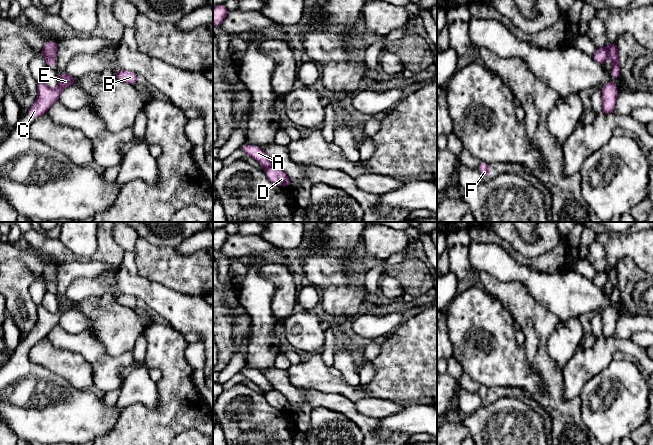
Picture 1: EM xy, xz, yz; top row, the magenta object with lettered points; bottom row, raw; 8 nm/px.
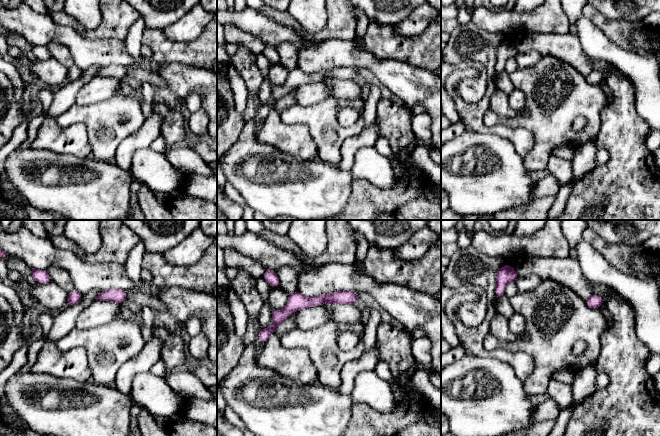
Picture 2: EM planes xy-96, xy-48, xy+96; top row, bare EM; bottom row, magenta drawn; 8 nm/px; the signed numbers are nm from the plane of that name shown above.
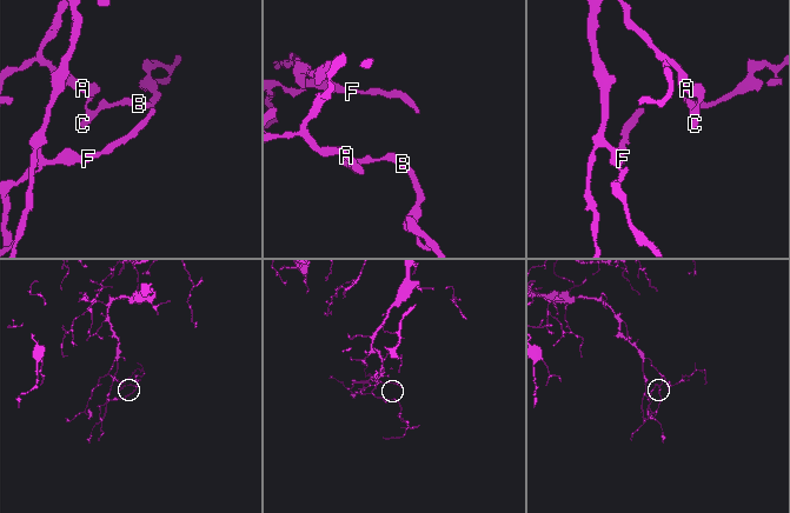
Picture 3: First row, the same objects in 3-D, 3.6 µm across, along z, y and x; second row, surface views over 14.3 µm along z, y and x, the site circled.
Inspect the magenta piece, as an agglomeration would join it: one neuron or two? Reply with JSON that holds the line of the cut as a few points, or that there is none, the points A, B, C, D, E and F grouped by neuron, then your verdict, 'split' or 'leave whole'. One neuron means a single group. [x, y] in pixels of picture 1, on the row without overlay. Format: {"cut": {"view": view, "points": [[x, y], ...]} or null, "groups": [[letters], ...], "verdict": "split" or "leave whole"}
{"cut": {"view": "xy", "points": [[41, 275], [45, 281], [53, 283]]}, "groups": [["A", "F"], ["B", "C", "D", "E"]], "verdict": "split"}

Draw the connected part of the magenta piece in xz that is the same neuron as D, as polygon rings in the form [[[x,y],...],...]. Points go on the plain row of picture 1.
[[[271,390],[265,393],[266,402],[273,408],[283,411],[289,411],[290,404],[287,398],[278,390]]]

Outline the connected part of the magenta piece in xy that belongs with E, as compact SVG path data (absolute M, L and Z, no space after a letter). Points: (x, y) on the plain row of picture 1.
M63 296L59 301L59 308L56 313L51 313L46 310L42 305L36 307L38 320L36 325L28 334L33 344L37 343L41 339L45 338L51 329L58 325L62 314L66 311L73 310L76 302Z

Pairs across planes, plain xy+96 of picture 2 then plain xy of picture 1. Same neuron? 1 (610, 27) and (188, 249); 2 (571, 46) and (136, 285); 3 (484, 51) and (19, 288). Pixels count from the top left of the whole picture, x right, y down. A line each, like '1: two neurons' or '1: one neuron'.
1: two neurons
2: two neurons
3: one neuron

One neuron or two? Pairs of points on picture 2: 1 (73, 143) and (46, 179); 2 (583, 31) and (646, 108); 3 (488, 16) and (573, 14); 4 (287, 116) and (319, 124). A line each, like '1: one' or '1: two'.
1: two
2: one
3: two
4: one

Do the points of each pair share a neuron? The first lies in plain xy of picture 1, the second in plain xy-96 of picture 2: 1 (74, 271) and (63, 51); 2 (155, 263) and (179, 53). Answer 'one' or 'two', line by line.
1: one
2: one

